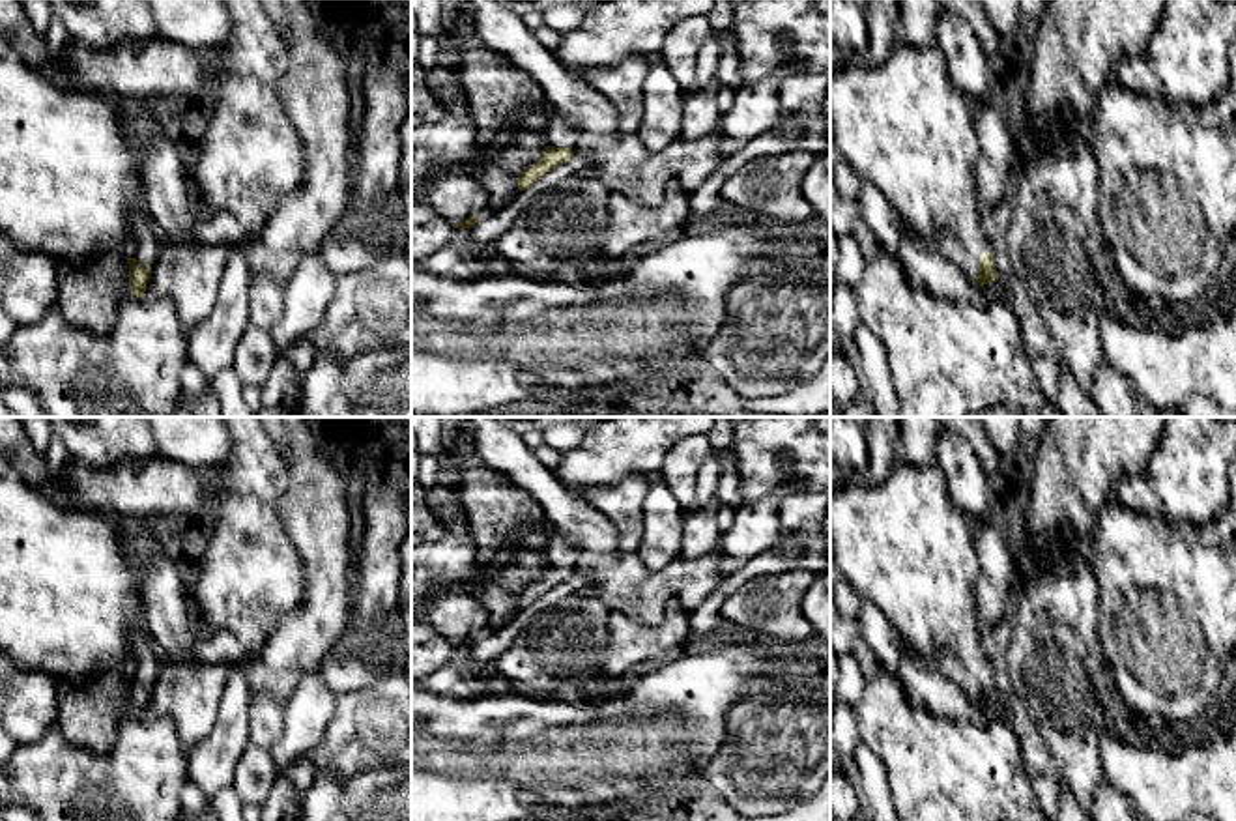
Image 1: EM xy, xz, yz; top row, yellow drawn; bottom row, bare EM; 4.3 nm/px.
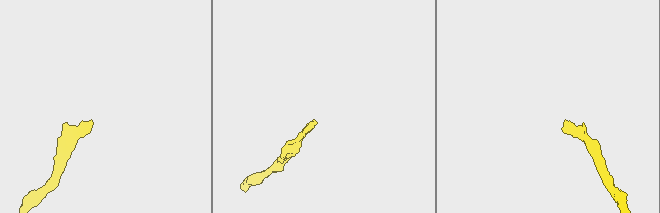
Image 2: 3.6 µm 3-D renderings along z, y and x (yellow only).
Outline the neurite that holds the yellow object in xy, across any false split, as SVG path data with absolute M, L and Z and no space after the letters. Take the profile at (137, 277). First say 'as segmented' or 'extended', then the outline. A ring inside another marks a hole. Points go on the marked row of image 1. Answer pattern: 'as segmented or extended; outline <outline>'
extended; outline M0 34L0 236L6 236L17 249L26 252L43 252L54 260L64 260L75 267L80 267L88 258L97 252L114 251L125 243L133 247L127 256L129 264L129 288L131 295L142 297L148 284L148 275L153 260L163 247L153 236L151 217L144 202L142 180L137 166L137 148L123 129L123 120L110 95L103 95L90 90L79 90L71 86L56 84L45 79L36 67L28 65L15 50L13 43Z

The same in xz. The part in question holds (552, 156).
extended; outline M550 105L544 107L548 123L544 135L548 137L548 146L542 150L542 159L529 165L518 176L518 191L529 189L537 180L546 176L555 166L567 163L572 157L572 144L578 131Z

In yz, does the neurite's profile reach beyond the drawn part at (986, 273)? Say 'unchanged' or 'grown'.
grown

